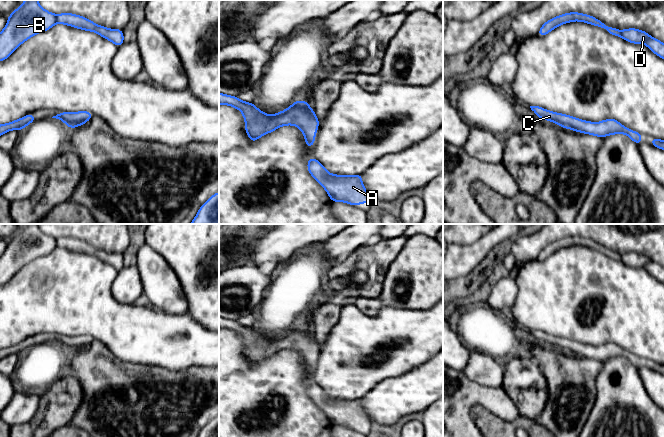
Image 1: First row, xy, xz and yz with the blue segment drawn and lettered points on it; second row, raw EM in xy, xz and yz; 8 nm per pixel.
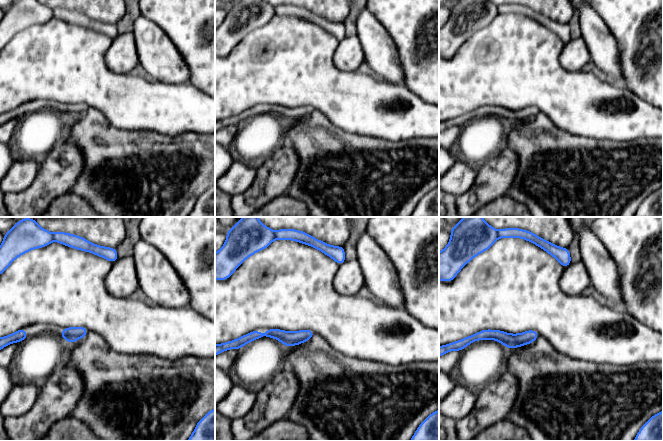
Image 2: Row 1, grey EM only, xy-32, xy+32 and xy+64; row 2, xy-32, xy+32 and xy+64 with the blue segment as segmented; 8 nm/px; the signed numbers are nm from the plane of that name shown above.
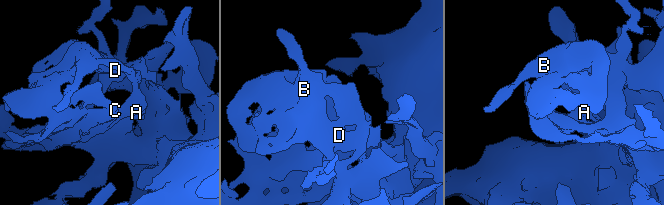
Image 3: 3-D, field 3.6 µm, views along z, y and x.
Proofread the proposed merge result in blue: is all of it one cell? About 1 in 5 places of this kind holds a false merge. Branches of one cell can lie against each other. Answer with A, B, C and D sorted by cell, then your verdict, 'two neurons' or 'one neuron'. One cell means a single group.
groups A B C D; one neuron

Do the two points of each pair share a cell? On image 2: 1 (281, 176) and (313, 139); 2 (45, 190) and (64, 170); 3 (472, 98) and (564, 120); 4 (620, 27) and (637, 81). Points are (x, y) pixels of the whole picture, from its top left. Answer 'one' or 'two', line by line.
1: two
2: one
3: one
4: one

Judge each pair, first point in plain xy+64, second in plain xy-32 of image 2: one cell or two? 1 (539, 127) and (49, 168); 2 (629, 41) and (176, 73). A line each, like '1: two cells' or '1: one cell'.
1: two cells
2: two cells

